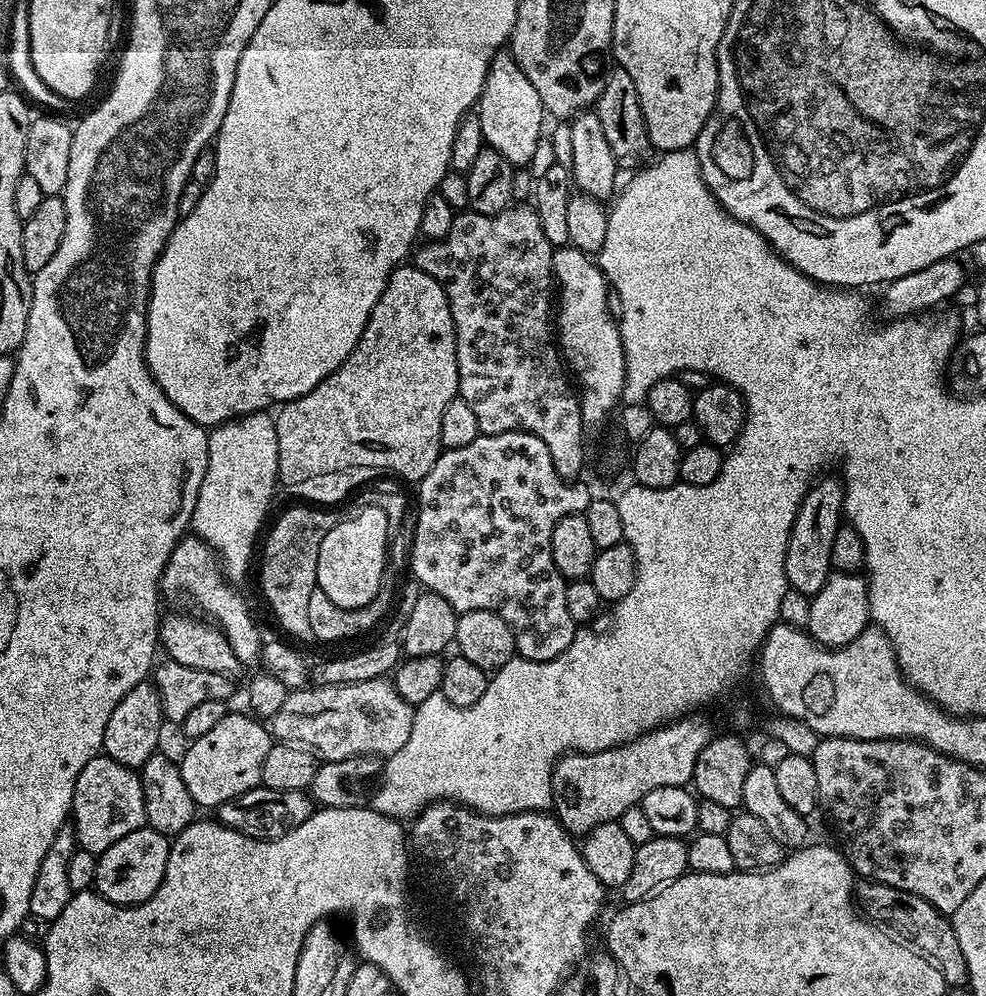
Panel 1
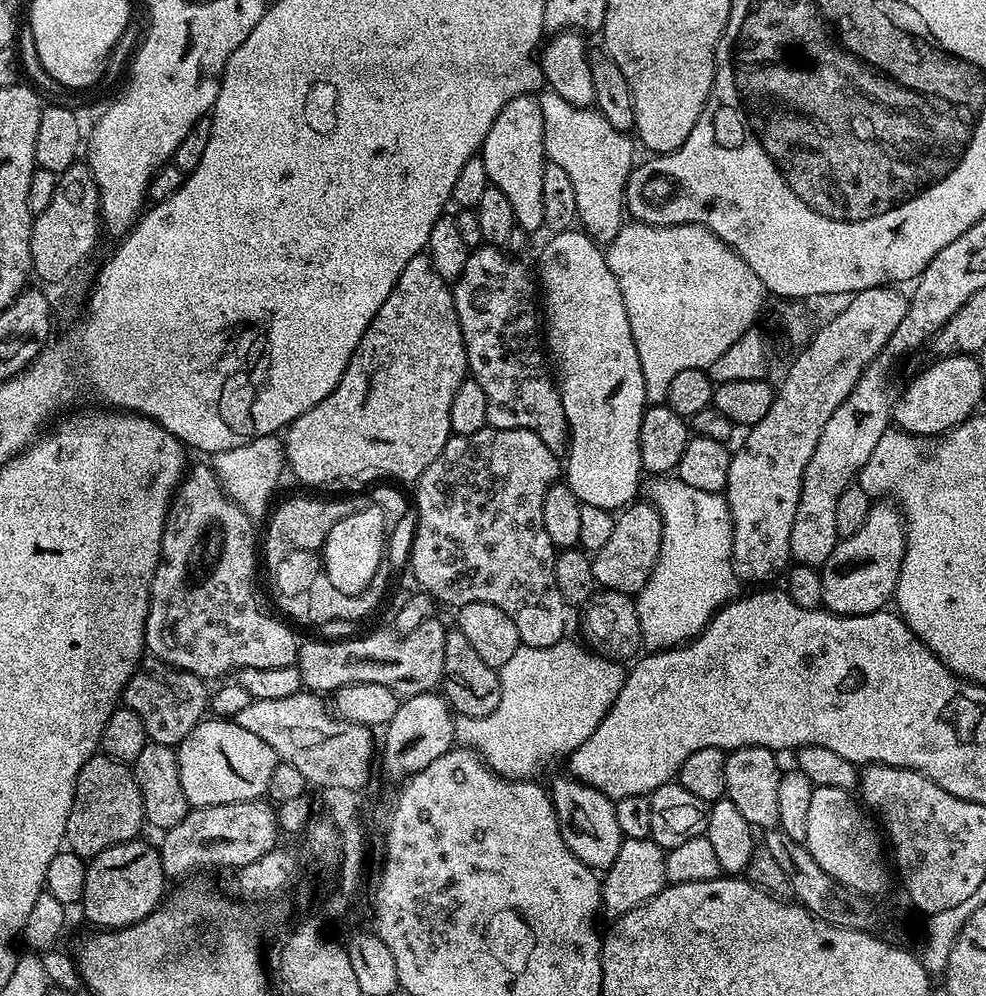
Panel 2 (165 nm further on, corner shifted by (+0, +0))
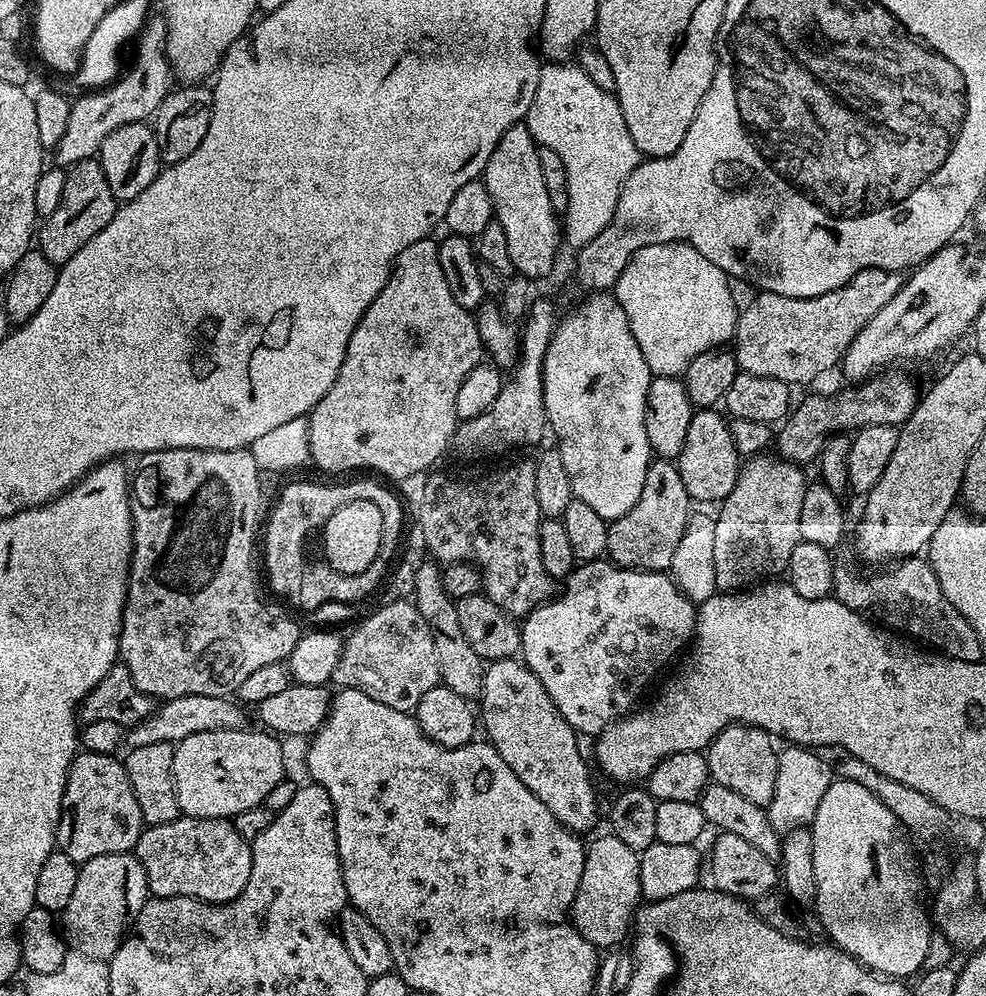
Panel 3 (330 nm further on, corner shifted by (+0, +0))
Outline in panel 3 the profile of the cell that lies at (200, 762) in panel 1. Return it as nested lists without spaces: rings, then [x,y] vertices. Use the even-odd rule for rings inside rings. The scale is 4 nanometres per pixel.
[[[214,730],[206,734],[190,734],[190,738],[181,740],[175,745],[176,753],[174,754],[174,782],[176,783],[176,793],[178,794],[178,806],[181,813],[185,816],[197,816],[198,818],[218,818],[219,820],[231,818],[242,814],[242,810],[250,810],[254,806],[264,803],[266,794],[270,794],[270,790],[274,790],[274,786],[278,786],[278,782],[285,779],[284,772],[284,752],[280,749],[281,741],[275,735],[269,734],[267,731],[248,732],[249,730]]]

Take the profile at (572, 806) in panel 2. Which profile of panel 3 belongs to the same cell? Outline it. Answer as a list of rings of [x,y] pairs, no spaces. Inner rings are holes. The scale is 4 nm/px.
[[[519,659],[494,660],[485,667],[484,681],[478,700],[478,716],[482,728],[488,731],[487,743],[495,746],[498,754],[502,754],[502,762],[522,778],[526,790],[530,790],[538,798],[542,798],[542,806],[562,822],[569,830],[577,834],[585,834],[596,824],[596,788],[591,784],[592,776],[588,773],[588,764],[580,753],[581,741],[577,732],[569,726],[566,718],[558,714],[558,706],[550,702],[550,694],[538,682],[538,678],[528,665]]]

